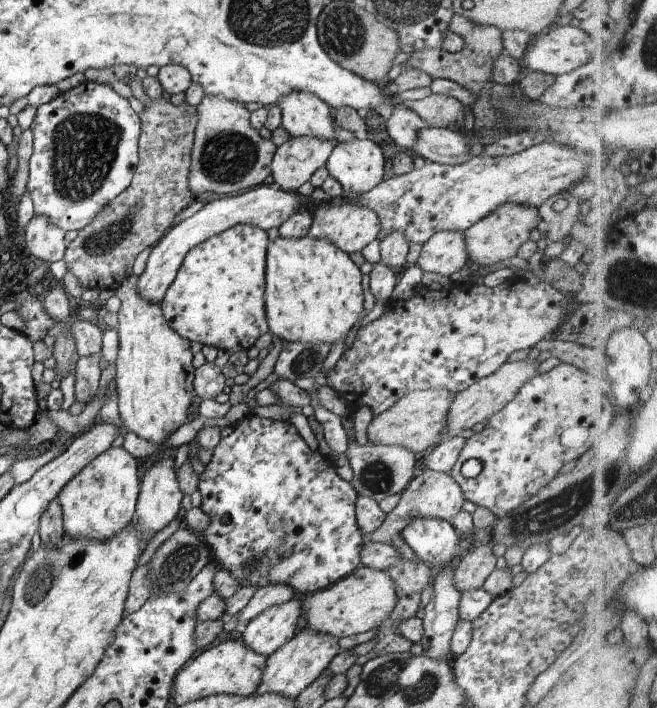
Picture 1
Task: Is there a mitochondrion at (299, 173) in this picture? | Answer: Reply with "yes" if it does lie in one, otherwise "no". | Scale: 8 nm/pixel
no

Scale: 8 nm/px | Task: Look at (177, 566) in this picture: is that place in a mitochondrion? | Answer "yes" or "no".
yes

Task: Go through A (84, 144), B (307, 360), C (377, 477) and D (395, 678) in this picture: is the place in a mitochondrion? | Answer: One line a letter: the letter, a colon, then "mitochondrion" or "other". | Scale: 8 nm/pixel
A: mitochondrion
B: mitochondrion
C: mitochondrion
D: mitochondrion

